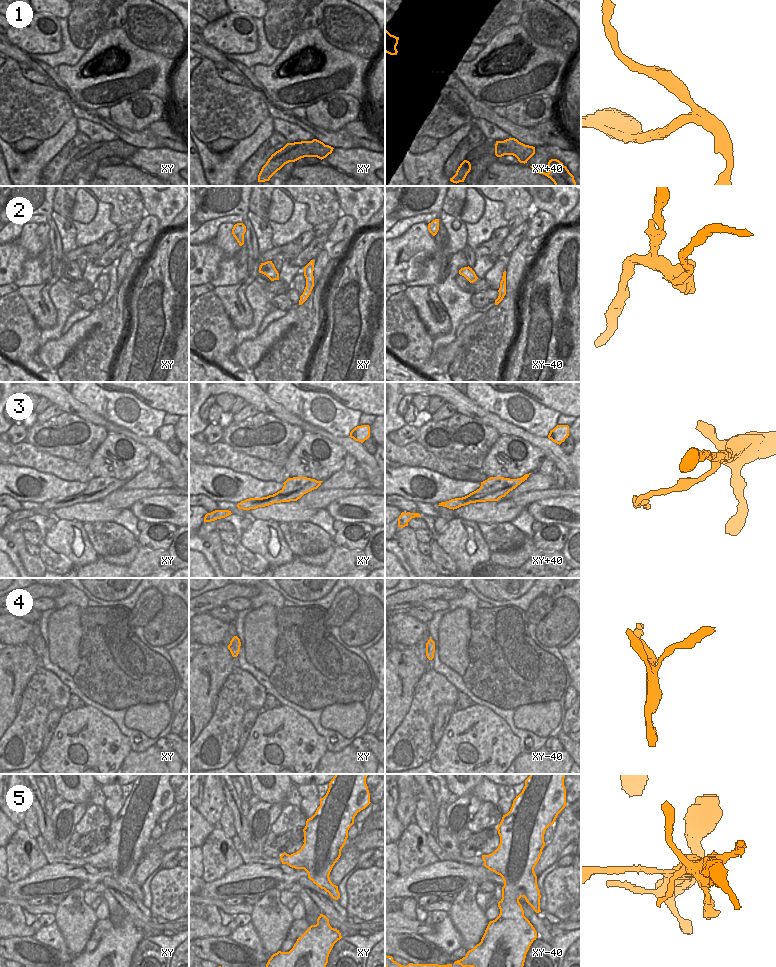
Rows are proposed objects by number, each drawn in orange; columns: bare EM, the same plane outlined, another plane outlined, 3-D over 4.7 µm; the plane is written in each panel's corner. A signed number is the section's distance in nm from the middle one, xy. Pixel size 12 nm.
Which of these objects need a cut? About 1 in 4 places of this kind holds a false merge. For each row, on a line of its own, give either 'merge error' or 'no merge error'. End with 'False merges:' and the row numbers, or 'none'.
1: merge error
2: no merge error
3: merge error
4: merge error
5: no merge error
False merges: 1, 3, 4

